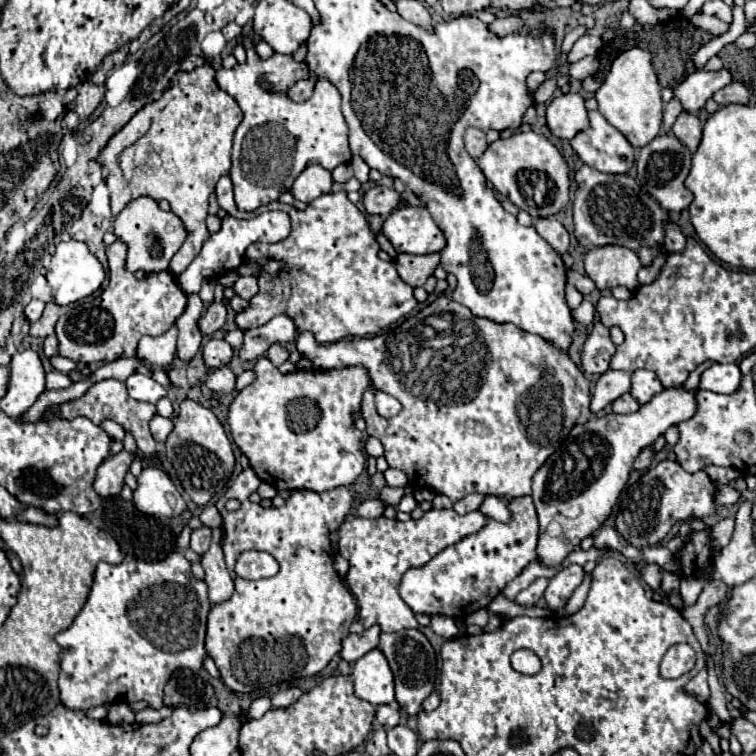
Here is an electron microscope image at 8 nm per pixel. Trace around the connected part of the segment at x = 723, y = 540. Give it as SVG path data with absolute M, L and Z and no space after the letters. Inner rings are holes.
M723 519L723 521L719 521L717 525L713 525L711 531L709 531L711 543L713 543L713 545L727 545L729 539L731 539L733 527L735 527L733 519Z

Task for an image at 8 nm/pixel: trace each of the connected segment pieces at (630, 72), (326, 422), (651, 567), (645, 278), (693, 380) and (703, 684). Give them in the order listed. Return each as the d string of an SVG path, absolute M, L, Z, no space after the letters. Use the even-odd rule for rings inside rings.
M639 47L623 51L611 65L603 85L595 91L599 103L599 113L617 127L633 147L645 147L661 131L663 119L663 101L661 85L651 65L651 53Z
M261 357L255 365L255 373L257 373L257 379L247 385L245 389L241 389L233 401L229 403L229 413L227 413L227 423L229 423L229 431L231 431L231 437L233 441L237 443L237 447L241 449L241 453L249 459L251 463L251 469L259 475L261 481L273 485L277 491L281 489L289 489L289 491L295 491L295 489L311 489L311 491L327 491L327 489L335 489L335 487L349 487L359 475L361 471L365 469L365 457L363 457L363 451L361 451L361 439L363 439L363 433L357 431L353 427L353 413L361 409L361 395L363 391L371 385L365 369L361 367L349 367L349 369L333 369L333 371L295 371L295 373L279 373L279 369L273 367L273 363L267 359L267 357Z
M637 563L635 565L637 571L641 573L643 581L651 587L651 589L659 589L661 587L661 577L663 577L663 569L657 563Z
M660 255L653 260L649 267L643 266L638 272L638 281L641 285L653 282L659 275L661 267L665 264L665 255Z
M705 363L705 365L699 365L699 367L687 377L687 381L683 383L683 387L685 387L687 391L695 391L695 389L699 387L699 379L701 379L701 373L705 371L705 367L707 367L707 363Z
M707 669L699 671L699 673L697 673L697 677L693 677L693 679L689 681L687 691L689 691L689 693L693 693L693 695L697 695L697 697L699 697L703 703L707 703L707 699L709 699L709 687L707 687Z

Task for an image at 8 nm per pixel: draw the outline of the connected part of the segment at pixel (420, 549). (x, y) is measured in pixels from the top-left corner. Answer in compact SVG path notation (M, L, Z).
M429 509L427 513L423 513L421 519L417 521L407 521L401 523L397 519L385 519L385 517L377 517L377 519L361 519L361 517L353 517L351 521L345 519L343 525L339 527L339 553L349 561L349 571L347 571L347 587L353 593L357 605L359 605L359 623L369 629L371 625L381 625L381 629L385 633L397 633L403 629L411 629L411 627L419 627L415 613L409 609L409 605L401 599L399 595L399 581L405 575L405 571L409 571L411 567L423 567L425 563L429 563L437 553L441 553L445 547L461 541L467 535L477 533L483 525L487 523L487 517L479 511L473 511L469 515L457 515L453 509Z

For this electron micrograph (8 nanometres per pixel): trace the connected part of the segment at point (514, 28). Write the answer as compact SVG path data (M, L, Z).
M505 17L505 19L497 19L495 23L491 23L491 31L497 33L499 37L509 35L509 33L517 33L523 27L523 19L521 17Z

